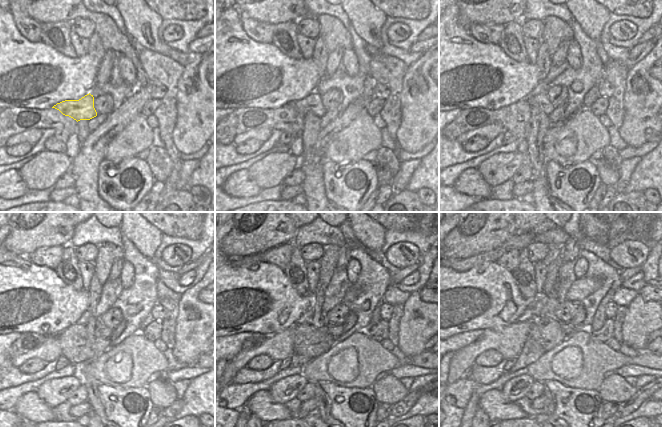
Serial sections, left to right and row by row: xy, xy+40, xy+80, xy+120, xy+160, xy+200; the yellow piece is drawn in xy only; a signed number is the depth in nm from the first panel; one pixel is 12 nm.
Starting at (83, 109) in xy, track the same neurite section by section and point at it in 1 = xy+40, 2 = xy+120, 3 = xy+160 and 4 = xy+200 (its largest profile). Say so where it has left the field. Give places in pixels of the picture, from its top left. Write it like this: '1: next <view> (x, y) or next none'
1: next xy+40 (312, 103)
2: next xy+120 (95, 326)
3: next xy+160 (319, 320)
4: next xy+200 (567, 328)

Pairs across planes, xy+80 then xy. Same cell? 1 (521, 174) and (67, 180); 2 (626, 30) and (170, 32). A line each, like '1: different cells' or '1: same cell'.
1: same cell
2: same cell

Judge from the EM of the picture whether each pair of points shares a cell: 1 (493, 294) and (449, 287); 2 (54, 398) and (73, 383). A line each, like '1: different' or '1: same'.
1: same
2: same

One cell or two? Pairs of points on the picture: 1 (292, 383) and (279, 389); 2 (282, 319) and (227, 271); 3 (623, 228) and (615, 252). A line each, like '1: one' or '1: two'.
1: one
2: one
3: two

